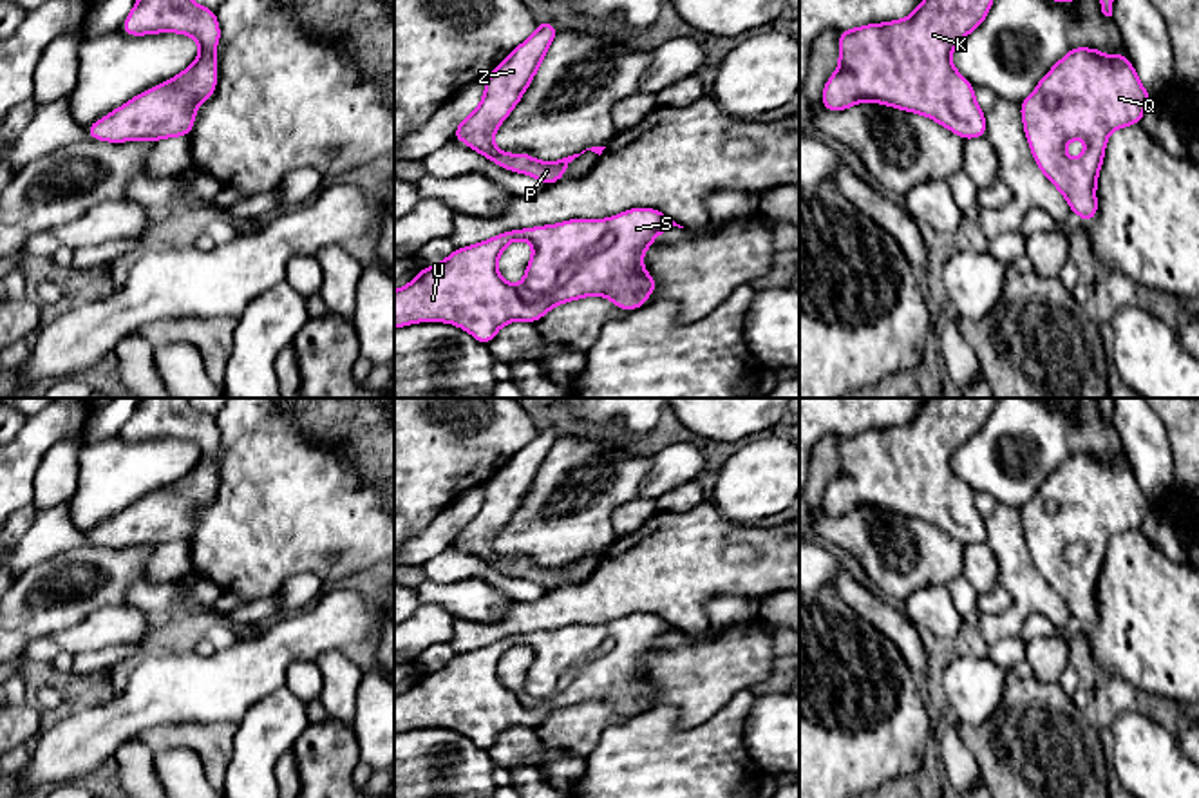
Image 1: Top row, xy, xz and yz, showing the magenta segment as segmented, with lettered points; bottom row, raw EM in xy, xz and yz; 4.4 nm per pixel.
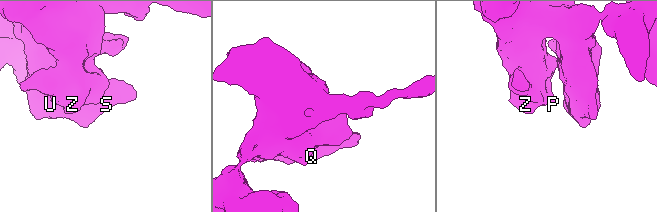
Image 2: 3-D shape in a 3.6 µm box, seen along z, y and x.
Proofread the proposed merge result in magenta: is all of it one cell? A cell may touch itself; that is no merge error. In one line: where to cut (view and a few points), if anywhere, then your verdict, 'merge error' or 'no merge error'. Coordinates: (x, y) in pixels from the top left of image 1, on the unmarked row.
cut none; no merge error

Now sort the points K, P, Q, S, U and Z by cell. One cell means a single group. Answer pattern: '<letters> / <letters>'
K P Q S U Z

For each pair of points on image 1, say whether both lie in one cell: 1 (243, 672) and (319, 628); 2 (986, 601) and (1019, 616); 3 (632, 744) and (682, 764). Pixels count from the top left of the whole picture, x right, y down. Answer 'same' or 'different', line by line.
1: same
2: different
3: same

